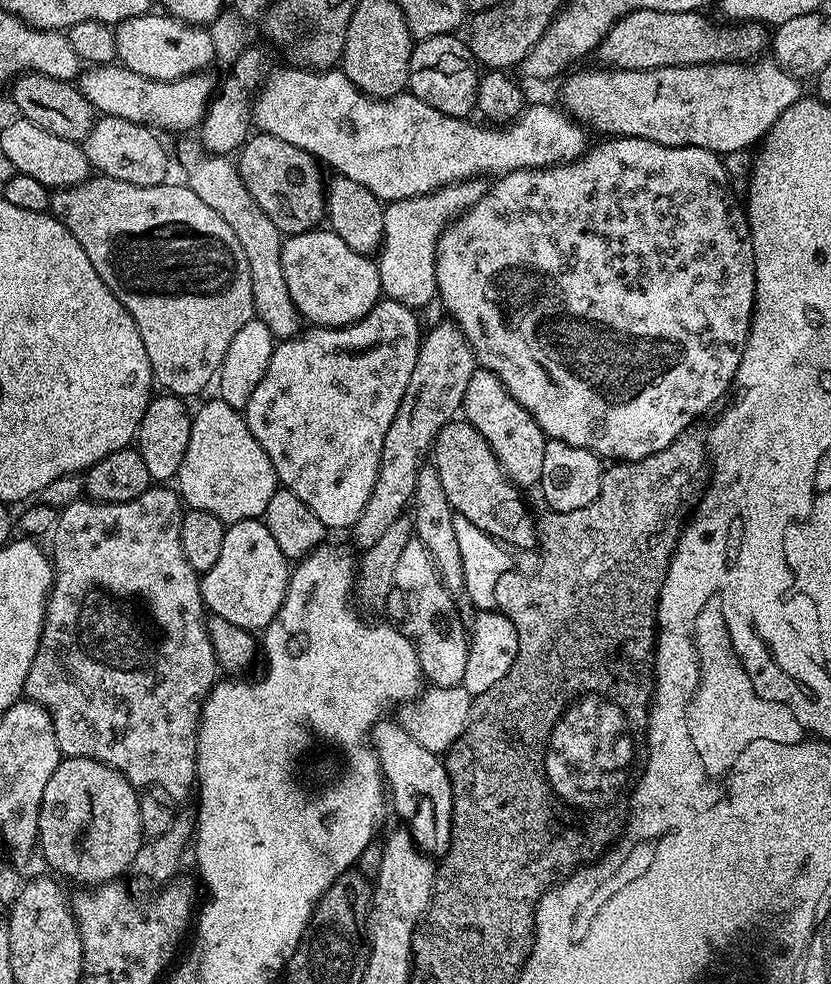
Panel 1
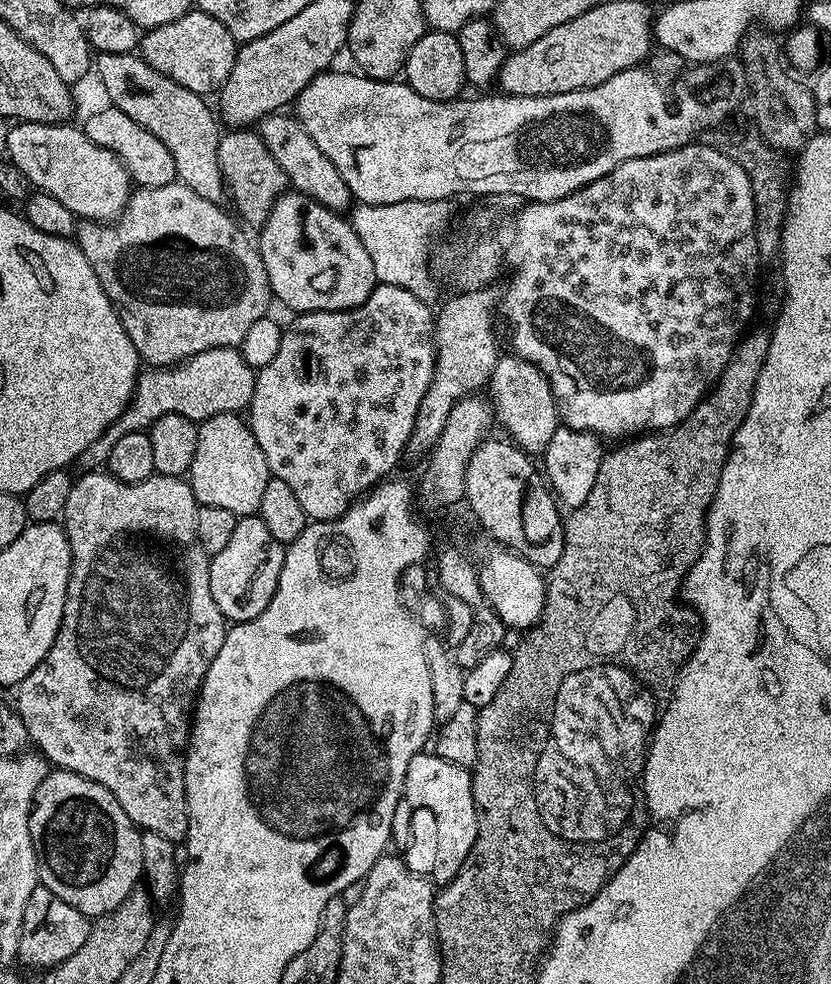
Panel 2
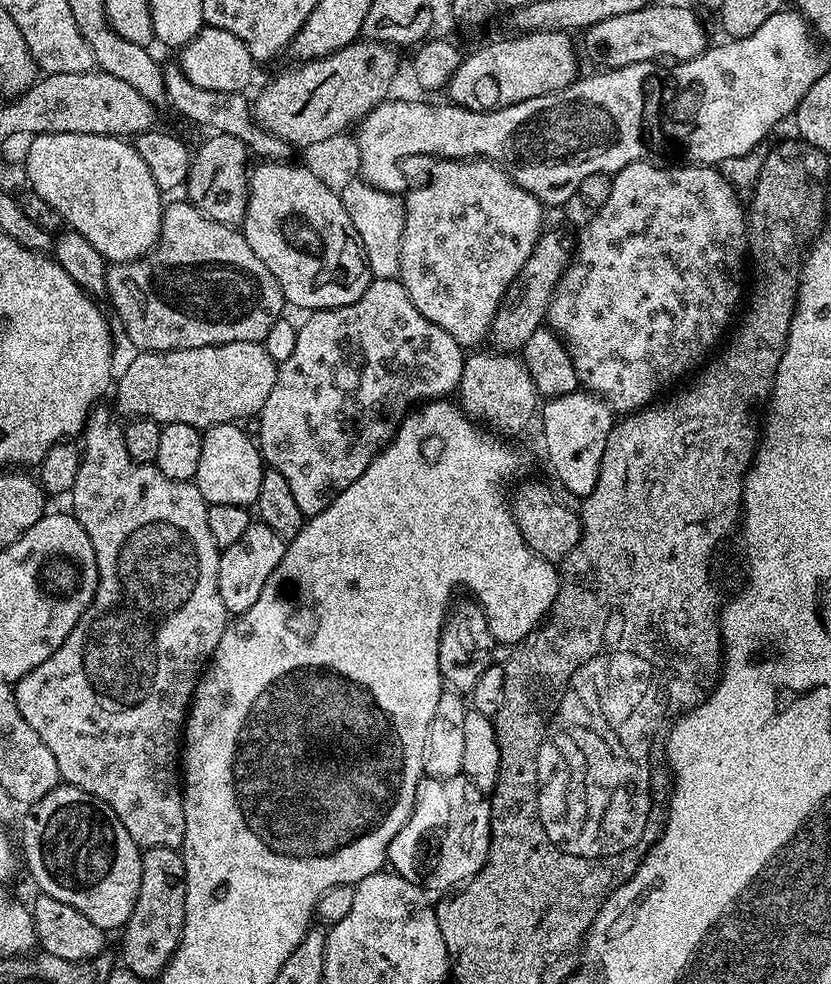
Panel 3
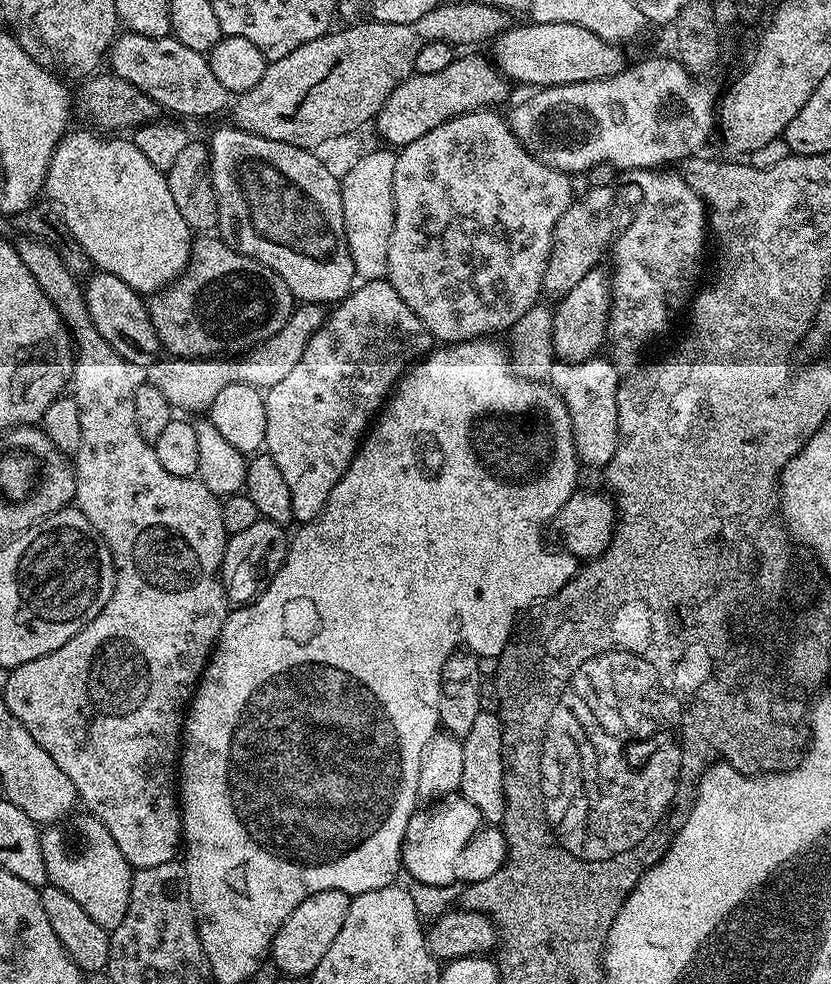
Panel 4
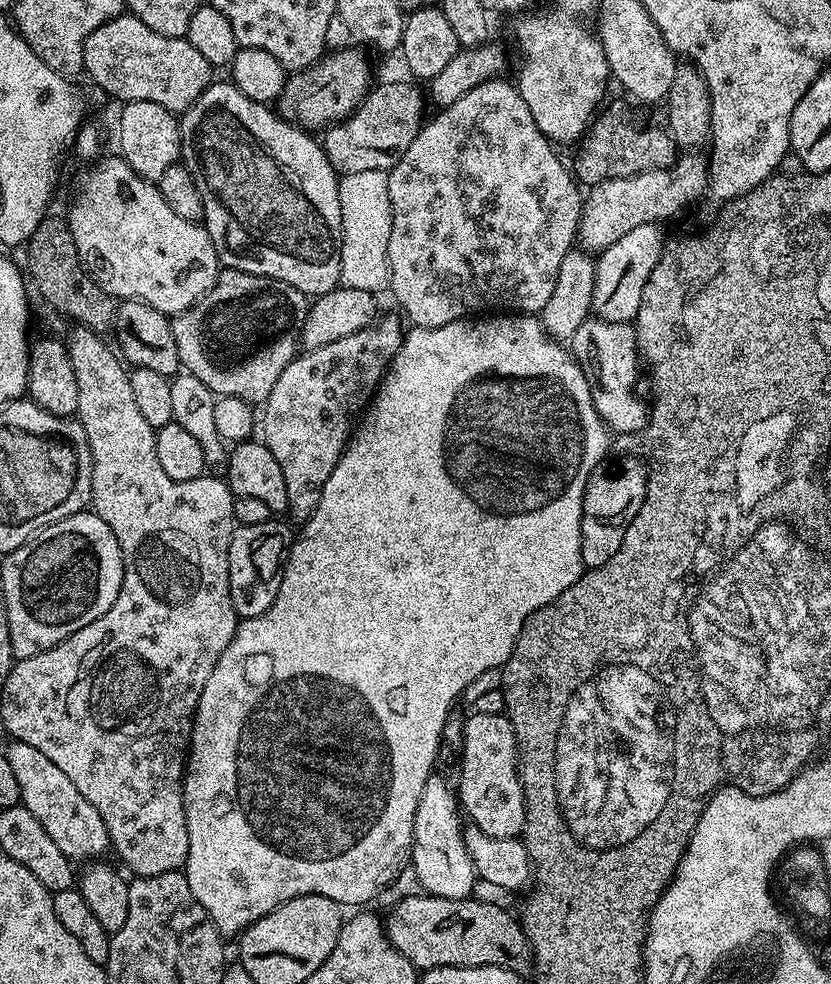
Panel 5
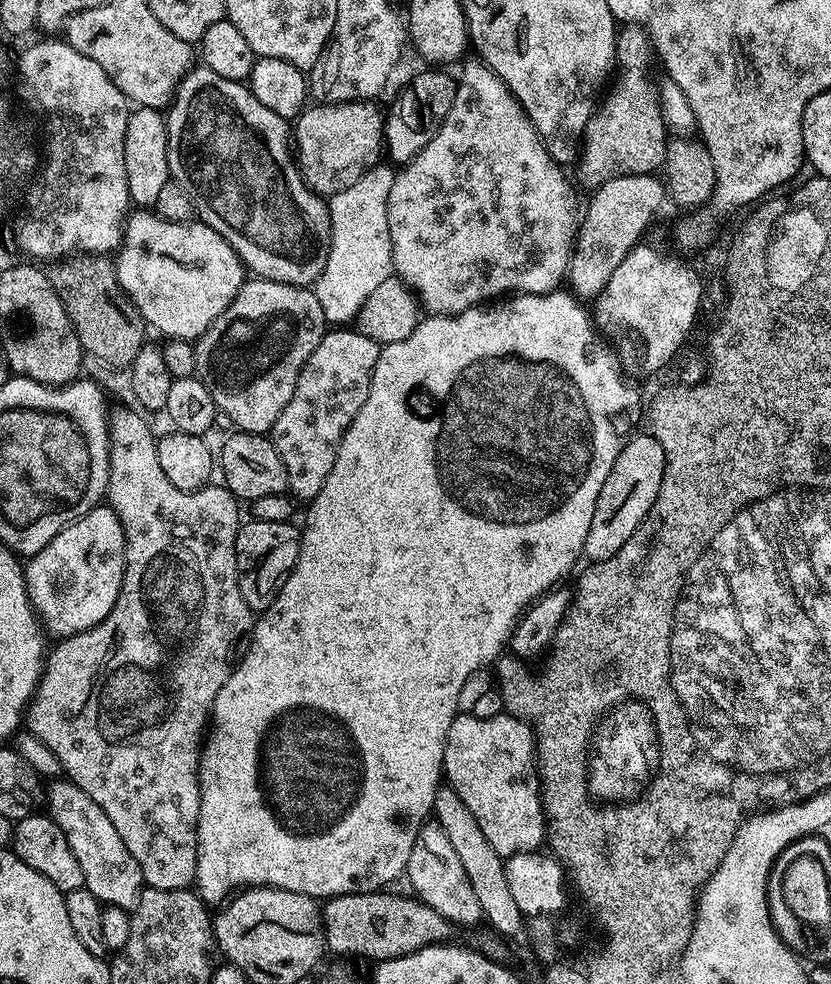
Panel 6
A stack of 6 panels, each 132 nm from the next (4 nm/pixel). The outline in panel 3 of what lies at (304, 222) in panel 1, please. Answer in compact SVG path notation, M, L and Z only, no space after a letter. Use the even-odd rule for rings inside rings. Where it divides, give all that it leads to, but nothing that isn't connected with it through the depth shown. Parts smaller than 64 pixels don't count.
M221 132L209 135L209 140L195 149L186 185L187 199L197 210L204 212L214 222L233 226L243 225L248 205L248 178L250 153L238 138Z

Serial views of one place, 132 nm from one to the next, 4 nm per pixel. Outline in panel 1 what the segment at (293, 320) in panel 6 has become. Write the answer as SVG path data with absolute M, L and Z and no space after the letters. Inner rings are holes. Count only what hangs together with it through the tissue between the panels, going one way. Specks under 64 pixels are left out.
M96 174L81 184L55 189L50 196L50 212L62 222L62 226L66 226L66 230L70 230L70 234L74 234L74 238L78 238L78 246L82 246L86 258L90 258L90 266L94 266L98 278L102 278L102 282L112 290L118 302L126 306L130 318L134 318L134 326L138 326L138 334L142 334L142 346L146 346L146 358L150 358L153 381L159 387L161 384L164 387L161 389L165 393L189 398L188 396L198 395L208 383L211 385L217 379L234 334L238 333L246 322L253 320L256 306L251 285L250 262L246 262L246 254L242 246L238 246L238 238L234 238L234 230L230 230L223 215L217 209L206 206L206 202L202 202L202 198L198 198L198 194L194 194L194 190L189 188L187 183L172 183L165 182L158 186L130 186L130 182Z

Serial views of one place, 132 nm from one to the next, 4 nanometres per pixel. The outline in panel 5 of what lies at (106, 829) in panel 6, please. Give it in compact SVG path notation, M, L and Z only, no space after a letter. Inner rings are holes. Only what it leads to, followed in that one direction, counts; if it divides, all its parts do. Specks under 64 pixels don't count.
M12 740L8 749L3 749L2 754L10 762L10 770L14 770L14 778L18 778L18 790L20 791L20 804L38 822L42 822L42 827L46 829L46 834L50 834L50 839L58 845L58 850L66 854L73 861L92 862L110 848L108 831L102 822L102 817L82 794L78 794L74 782L46 758L46 754L41 754L39 750L34 750L34 746L26 746L26 742Z

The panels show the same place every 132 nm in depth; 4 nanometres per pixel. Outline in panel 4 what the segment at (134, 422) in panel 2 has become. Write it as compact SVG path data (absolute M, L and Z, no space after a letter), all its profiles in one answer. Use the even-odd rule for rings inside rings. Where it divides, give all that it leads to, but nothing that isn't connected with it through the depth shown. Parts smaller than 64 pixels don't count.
M301 303L297 305L291 314L291 318L287 320L286 324L282 326L280 330L270 338L263 341L263 343L257 345L250 351L243 353L240 356L230 357L173 357L166 356L157 360L153 364L149 364L145 369L144 375L147 383L154 385L156 388L164 389L167 395L167 400L171 402L175 409L186 410L188 412L200 412L196 414L202 414L209 411L211 404L214 402L214 398L218 396L218 393L226 386L230 386L234 383L244 383L246 385L252 385L257 388L273 388L278 382L282 382L283 379L290 374L291 370L294 370L295 363L302 358L302 353L306 348L306 344L309 338L313 336L318 329L324 324L324 317L326 310L323 305L320 304L305 304Z

